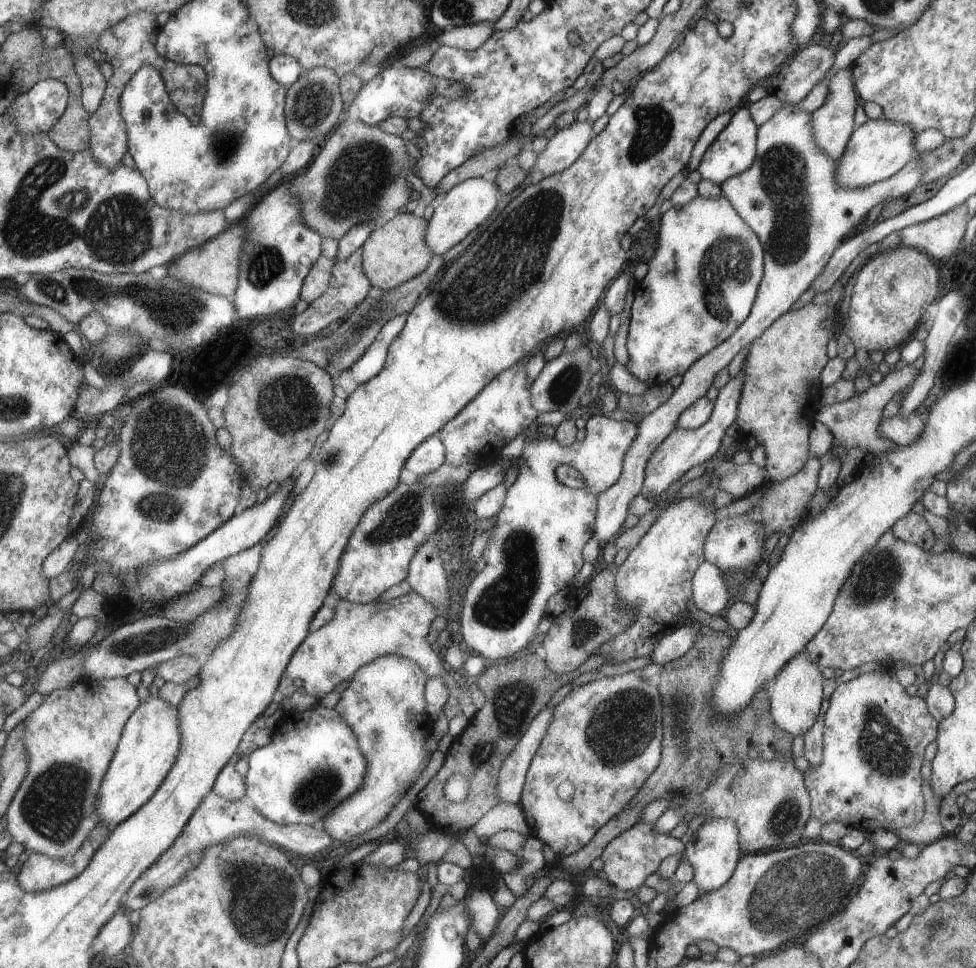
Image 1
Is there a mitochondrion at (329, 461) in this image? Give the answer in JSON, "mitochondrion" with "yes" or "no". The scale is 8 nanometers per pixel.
{"mitochondrion":"yes"}

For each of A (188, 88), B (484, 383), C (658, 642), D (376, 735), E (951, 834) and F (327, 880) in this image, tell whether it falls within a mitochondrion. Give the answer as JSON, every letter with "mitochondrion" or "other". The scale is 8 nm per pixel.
{"A":"mitochondrion","B":"other","C":"other","D":"mitochondrion","E":"other","F":"other"}

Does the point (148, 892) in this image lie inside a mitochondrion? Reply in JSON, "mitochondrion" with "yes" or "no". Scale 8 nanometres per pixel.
{"mitochondrion":"yes"}

